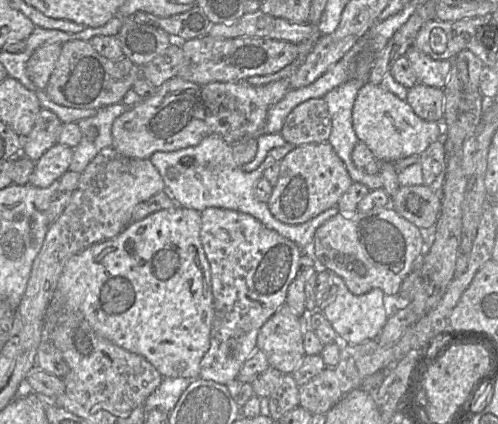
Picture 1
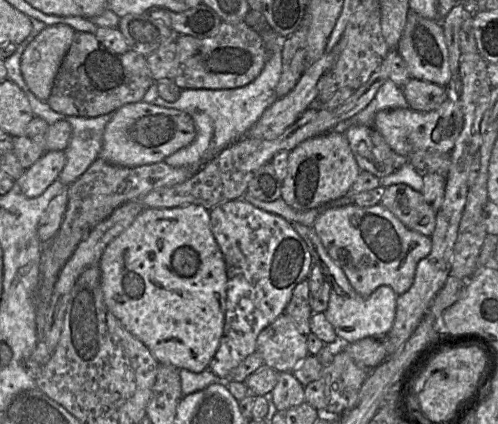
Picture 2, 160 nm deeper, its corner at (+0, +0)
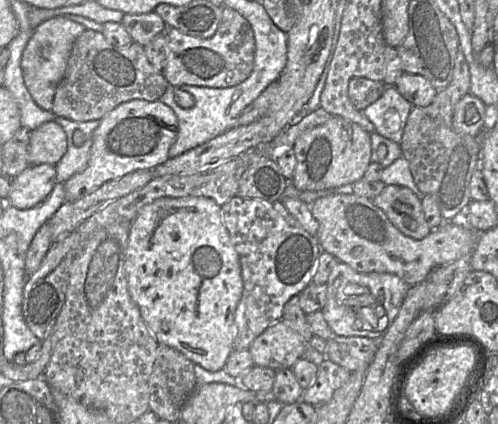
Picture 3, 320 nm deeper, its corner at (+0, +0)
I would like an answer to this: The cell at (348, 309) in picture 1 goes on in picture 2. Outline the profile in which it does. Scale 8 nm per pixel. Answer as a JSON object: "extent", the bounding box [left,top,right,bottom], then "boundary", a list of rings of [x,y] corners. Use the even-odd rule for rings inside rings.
{"extent":[291,222,398,344],"boundary":[[[291,222],[291,224],[307,244],[314,264],[320,266],[324,278],[331,284],[328,307],[324,311],[324,314],[333,326],[340,342],[350,344],[366,337],[387,334],[393,326],[396,313],[398,295],[394,290],[387,285],[382,285],[368,297],[359,295],[351,286],[343,270],[329,256],[313,227],[298,222]]]}

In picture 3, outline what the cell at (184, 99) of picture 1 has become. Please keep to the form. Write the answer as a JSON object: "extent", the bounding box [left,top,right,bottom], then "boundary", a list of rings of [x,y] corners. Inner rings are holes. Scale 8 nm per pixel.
{"extent":[64,99,177,202],"boundary":[[[134,99],[119,104],[100,120],[93,132],[91,155],[85,169],[64,182],[65,202],[76,201],[107,181],[163,164],[169,159],[168,151],[176,141],[177,133],[177,116],[163,102]]]}

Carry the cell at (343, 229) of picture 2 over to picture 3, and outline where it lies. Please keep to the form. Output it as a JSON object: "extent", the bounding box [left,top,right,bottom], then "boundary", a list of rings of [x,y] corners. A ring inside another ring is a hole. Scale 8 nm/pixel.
{"extent":[308,193,482,286],"boundary":[[[354,193],[318,198],[308,205],[312,216],[319,224],[317,239],[322,251],[335,256],[338,261],[349,265],[357,272],[394,274],[410,286],[424,281],[428,274],[440,265],[454,262],[465,256],[471,256],[476,244],[477,233],[482,233],[475,232],[468,225],[456,225],[445,221],[425,238],[415,240],[398,230],[386,214],[372,203],[372,200],[357,196]]]}

